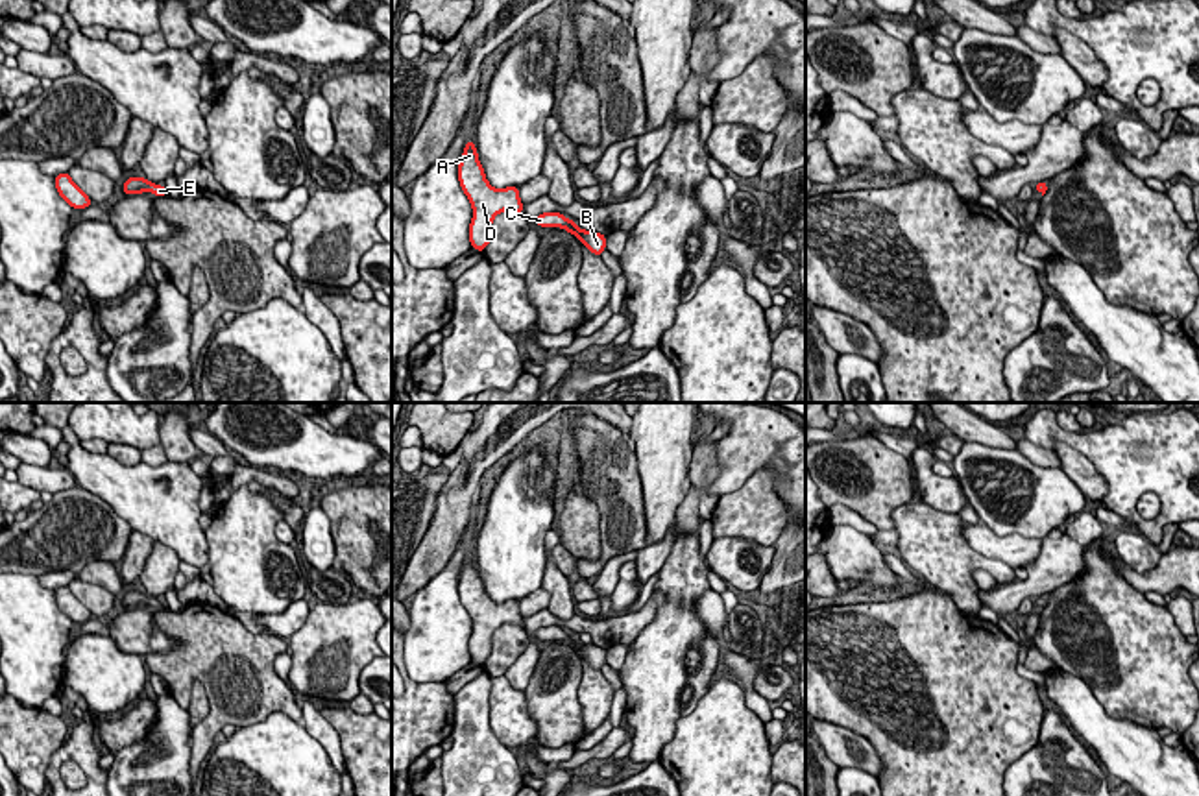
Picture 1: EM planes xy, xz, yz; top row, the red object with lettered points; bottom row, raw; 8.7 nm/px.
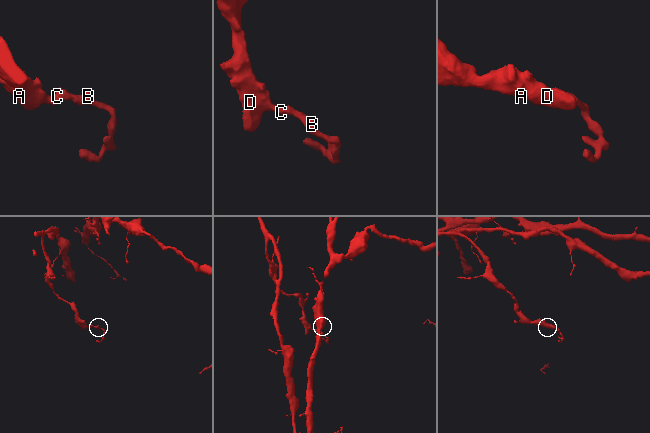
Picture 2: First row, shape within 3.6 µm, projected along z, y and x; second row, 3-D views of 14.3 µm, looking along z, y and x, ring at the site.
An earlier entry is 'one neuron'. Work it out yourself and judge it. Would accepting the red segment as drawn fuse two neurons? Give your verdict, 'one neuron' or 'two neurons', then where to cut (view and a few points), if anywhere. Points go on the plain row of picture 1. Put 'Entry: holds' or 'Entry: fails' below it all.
one neuron | no cut
Entry: holds

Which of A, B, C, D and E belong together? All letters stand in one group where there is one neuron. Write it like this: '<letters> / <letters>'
A B C D E

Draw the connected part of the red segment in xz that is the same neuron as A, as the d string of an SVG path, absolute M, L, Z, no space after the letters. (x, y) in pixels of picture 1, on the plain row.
M475 554L464 560L458 578L458 595L473 621L473 633L469 637L469 656L477 665L484 665L491 654L491 635L503 624L515 624L523 628L517 600L493 602L478 574Z

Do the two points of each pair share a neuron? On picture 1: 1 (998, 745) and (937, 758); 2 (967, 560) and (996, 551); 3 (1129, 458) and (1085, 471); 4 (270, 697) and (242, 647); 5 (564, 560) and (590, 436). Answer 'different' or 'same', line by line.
1: same
2: different
3: different
4: same
5: different

